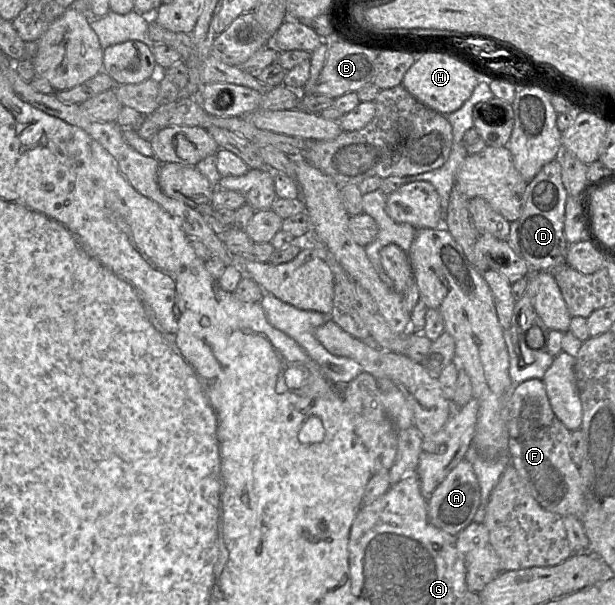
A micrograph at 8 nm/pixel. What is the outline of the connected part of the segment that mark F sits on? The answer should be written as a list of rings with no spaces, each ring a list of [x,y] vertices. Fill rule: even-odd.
[[[530,379],[514,386],[509,413],[510,464],[541,507],[561,517],[572,515],[580,520],[586,503],[579,469],[569,451],[570,438],[571,431],[551,408],[542,380]]]

